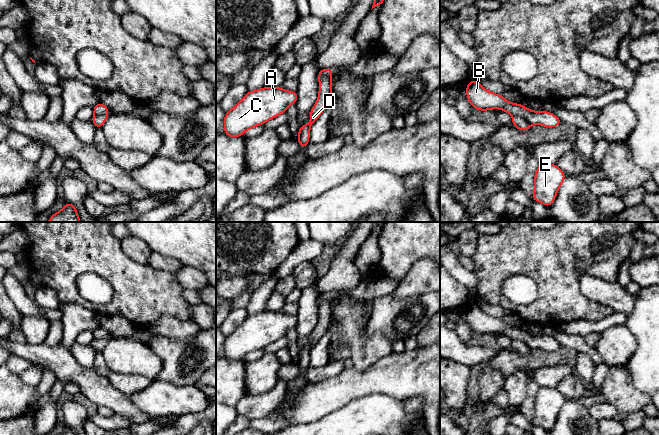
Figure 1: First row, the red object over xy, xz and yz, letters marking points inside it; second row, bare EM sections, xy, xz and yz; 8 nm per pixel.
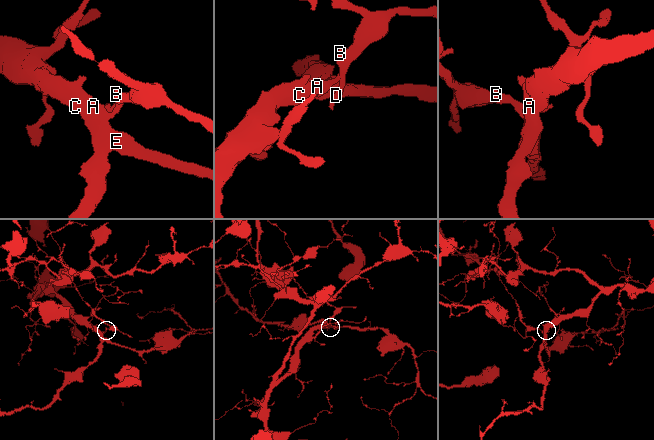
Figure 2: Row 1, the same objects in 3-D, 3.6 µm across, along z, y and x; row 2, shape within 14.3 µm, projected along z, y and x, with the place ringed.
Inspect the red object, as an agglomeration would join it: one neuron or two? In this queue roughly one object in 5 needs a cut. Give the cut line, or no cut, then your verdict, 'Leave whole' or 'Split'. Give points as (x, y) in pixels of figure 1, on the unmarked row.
Split along xz (330, 301), (322, 299), (318, 303). Split

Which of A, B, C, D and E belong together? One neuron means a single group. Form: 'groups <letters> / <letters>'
groups A C E / B D

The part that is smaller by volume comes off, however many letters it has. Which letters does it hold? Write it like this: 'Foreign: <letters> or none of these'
Foreign: B, D

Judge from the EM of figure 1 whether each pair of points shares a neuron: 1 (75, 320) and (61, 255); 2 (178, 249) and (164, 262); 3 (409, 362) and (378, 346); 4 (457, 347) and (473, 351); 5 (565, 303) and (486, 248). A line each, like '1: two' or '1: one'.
1: two
2: two
3: two
4: one
5: one

